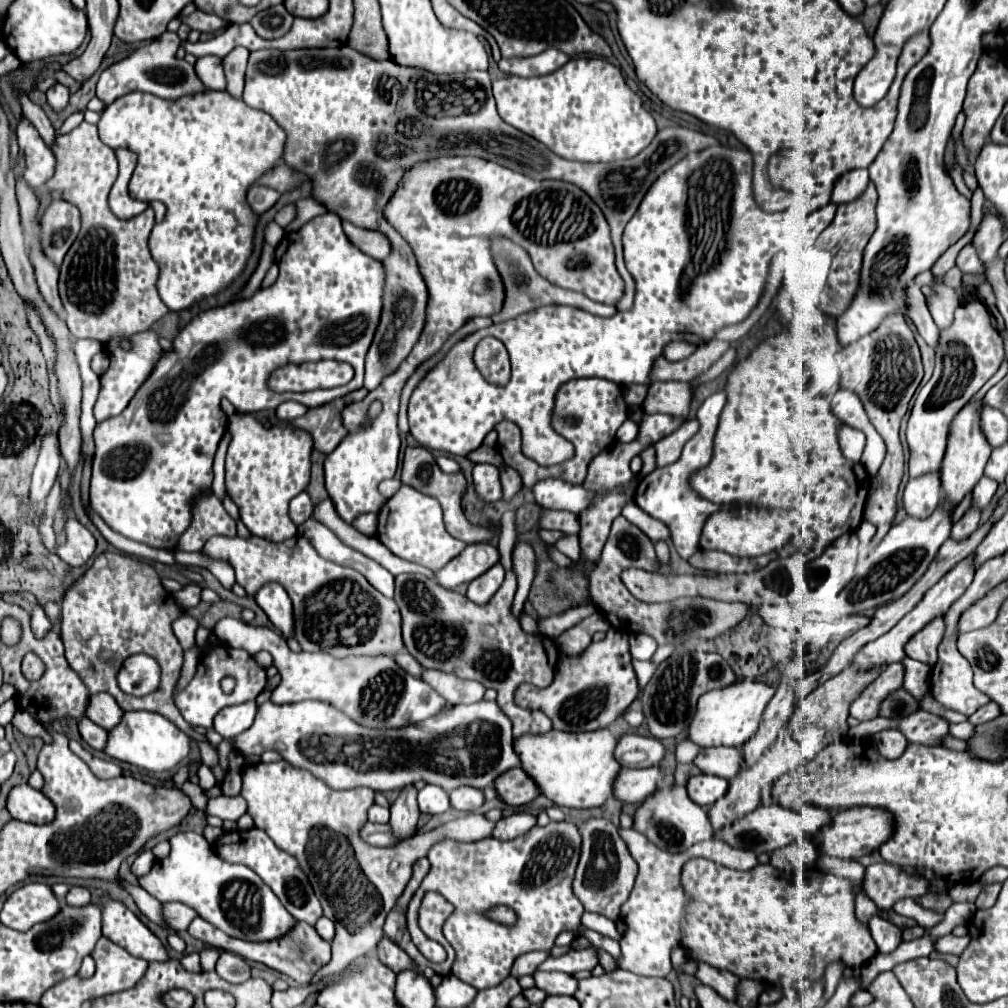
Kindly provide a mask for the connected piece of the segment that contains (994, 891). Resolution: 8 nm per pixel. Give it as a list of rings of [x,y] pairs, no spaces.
[[[1002,882],[986,884],[986,886],[982,888],[982,892],[980,892],[978,898],[976,898],[978,910],[982,910],[982,908],[992,908],[992,906],[994,906],[994,902],[996,902],[996,898],[998,898],[998,894],[1000,894],[1000,886],[1002,886]]]

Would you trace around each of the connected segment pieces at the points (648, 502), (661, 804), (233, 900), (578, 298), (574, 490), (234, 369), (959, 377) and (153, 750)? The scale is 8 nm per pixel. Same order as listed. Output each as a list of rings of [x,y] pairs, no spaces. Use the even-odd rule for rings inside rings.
[[[716,392],[712,396],[708,396],[696,414],[698,422],[700,422],[700,430],[694,436],[694,442],[688,442],[682,450],[682,456],[678,462],[664,466],[664,468],[656,468],[652,474],[648,474],[646,478],[642,478],[642,482],[638,484],[636,490],[636,504],[650,516],[662,520],[670,532],[672,532],[672,542],[678,550],[678,554],[688,560],[696,550],[698,550],[698,542],[700,542],[700,532],[702,526],[706,522],[706,518],[716,512],[716,506],[708,500],[704,500],[698,492],[692,490],[690,486],[690,478],[696,470],[704,468],[710,460],[712,460],[712,438],[714,432],[718,428],[718,418],[720,412],[726,404],[726,394],[724,392]]]
[[[660,786],[660,790],[652,796],[648,796],[634,814],[634,830],[642,832],[646,838],[650,838],[652,844],[656,844],[662,850],[668,852],[684,852],[688,846],[710,840],[714,836],[714,828],[708,820],[708,814],[704,808],[694,804],[684,786]]]
[[[180,832],[170,838],[170,844],[172,844],[170,856],[158,860],[152,866],[152,870],[140,878],[140,886],[148,894],[152,894],[158,902],[182,902],[186,906],[192,906],[192,910],[196,910],[200,918],[214,924],[228,936],[236,936],[240,940],[250,942],[270,942],[272,938],[282,938],[284,934],[288,934],[288,930],[292,930],[292,926],[296,926],[292,914],[288,914],[282,902],[272,894],[272,890],[268,890],[268,886],[264,886],[264,882],[260,882],[260,878],[256,878],[256,874],[252,874],[252,870],[248,870],[248,866],[228,864],[220,860],[210,850],[210,844],[206,842],[204,836],[194,832]]]
[[[496,238],[494,244],[492,244],[492,256],[494,256],[494,262],[496,262],[496,268],[498,272],[502,274],[502,282],[504,282],[504,306],[498,314],[492,316],[494,322],[504,322],[504,320],[512,320],[516,316],[520,316],[522,312],[530,312],[534,308],[540,308],[540,306],[548,306],[548,304],[566,304],[566,306],[574,306],[574,308],[580,308],[580,310],[586,310],[590,314],[596,314],[596,316],[614,316],[618,310],[614,306],[606,306],[606,304],[598,304],[590,298],[586,298],[584,294],[580,292],[572,292],[572,290],[564,290],[564,288],[558,288],[554,284],[550,284],[546,278],[542,278],[534,266],[532,266],[532,260],[528,256],[528,252],[518,246],[516,242],[508,240],[508,238]]]
[[[558,478],[540,480],[532,490],[540,506],[556,508],[556,510],[570,510],[574,514],[580,514],[594,498],[594,494],[584,490],[582,486],[574,486]]]
[[[322,214],[312,218],[310,222],[306,222],[300,230],[296,232],[286,232],[284,240],[280,240],[280,244],[276,246],[276,264],[280,268],[280,276],[278,280],[270,286],[270,288],[262,288],[258,290],[252,298],[248,300],[238,300],[220,308],[212,308],[212,310],[204,310],[198,316],[194,316],[174,338],[172,342],[172,350],[164,350],[164,354],[160,356],[160,362],[156,362],[156,366],[152,368],[152,374],[148,376],[148,382],[144,382],[144,386],[140,386],[140,390],[134,394],[132,402],[126,406],[126,410],[122,410],[122,414],[108,418],[104,422],[98,422],[94,428],[94,464],[92,464],[92,480],[90,480],[90,506],[92,510],[118,534],[142,542],[146,546],[152,548],[164,548],[164,550],[176,550],[178,548],[178,540],[180,534],[184,534],[184,530],[190,526],[192,522],[192,506],[194,502],[210,490],[212,486],[212,460],[214,460],[214,452],[218,448],[218,440],[220,440],[220,400],[228,398],[234,408],[238,412],[258,412],[258,410],[268,410],[268,408],[278,408],[278,404],[286,402],[286,400],[296,400],[308,408],[316,408],[322,404],[328,404],[334,398],[346,396],[352,390],[362,388],[362,380],[364,380],[364,356],[370,348],[374,330],[378,326],[380,320],[380,312],[382,312],[382,292],[384,292],[384,270],[382,264],[370,256],[366,256],[362,250],[356,250],[356,246],[352,246],[352,242],[348,242],[348,236],[342,230],[342,222],[336,214]],[[324,358],[334,358],[340,362],[348,362],[354,368],[354,378],[344,384],[344,386],[336,386],[324,392],[284,392],[284,394],[276,394],[268,388],[268,378],[274,370],[278,370],[280,366],[286,364],[302,364],[302,362],[318,362]]]
[[[930,271],[920,272],[914,282],[908,284],[908,294],[906,294],[906,308],[904,312],[908,318],[916,324],[918,332],[924,336],[924,340],[930,346],[936,346],[936,368],[930,378],[930,382],[920,388],[914,408],[908,420],[908,430],[906,430],[906,440],[910,446],[910,460],[908,460],[908,470],[910,476],[916,478],[926,472],[936,472],[940,468],[940,462],[944,458],[946,450],[946,436],[952,418],[958,414],[958,410],[996,374],[1004,360],[1004,340],[998,330],[992,328],[990,324],[990,314],[988,308],[978,300],[978,298],[968,298],[966,304],[960,304],[954,312],[954,322],[946,328],[940,330],[926,310],[924,296],[921,288],[934,283],[933,274]]]
[[[124,712],[122,720],[108,732],[104,754],[114,760],[146,768],[148,772],[166,772],[180,764],[190,752],[190,738],[178,730],[168,718],[156,712]]]

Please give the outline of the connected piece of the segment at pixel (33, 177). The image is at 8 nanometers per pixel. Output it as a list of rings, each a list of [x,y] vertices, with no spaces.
[[[24,118],[18,124],[16,140],[20,150],[24,152],[24,162],[20,164],[22,176],[34,190],[42,190],[46,180],[54,174],[56,158],[48,146],[44,146],[44,140],[40,134],[36,134],[36,128]]]

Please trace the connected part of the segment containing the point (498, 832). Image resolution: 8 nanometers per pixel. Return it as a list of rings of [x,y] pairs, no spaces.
[[[518,812],[512,816],[500,818],[496,822],[496,830],[492,830],[492,836],[500,838],[500,840],[510,840],[510,838],[516,838],[516,836],[528,832],[532,826],[536,826],[536,816],[526,814],[526,812]]]

